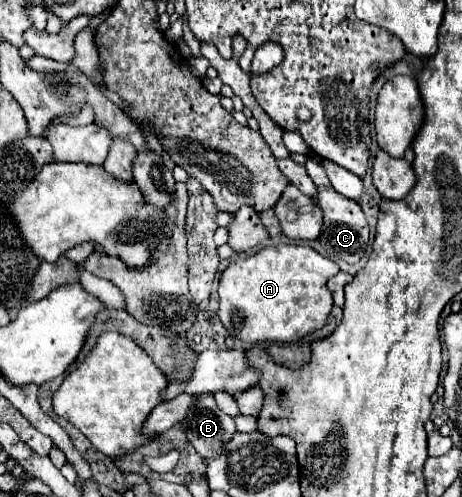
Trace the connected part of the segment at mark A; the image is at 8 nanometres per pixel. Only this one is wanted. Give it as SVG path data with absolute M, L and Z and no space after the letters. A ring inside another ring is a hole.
M271 245L259 253L233 261L219 279L219 319L231 337L245 343L291 343L303 339L307 333L321 329L331 313L333 297L327 289L327 279L337 275L339 267L331 259L319 255L311 247L303 245Z

